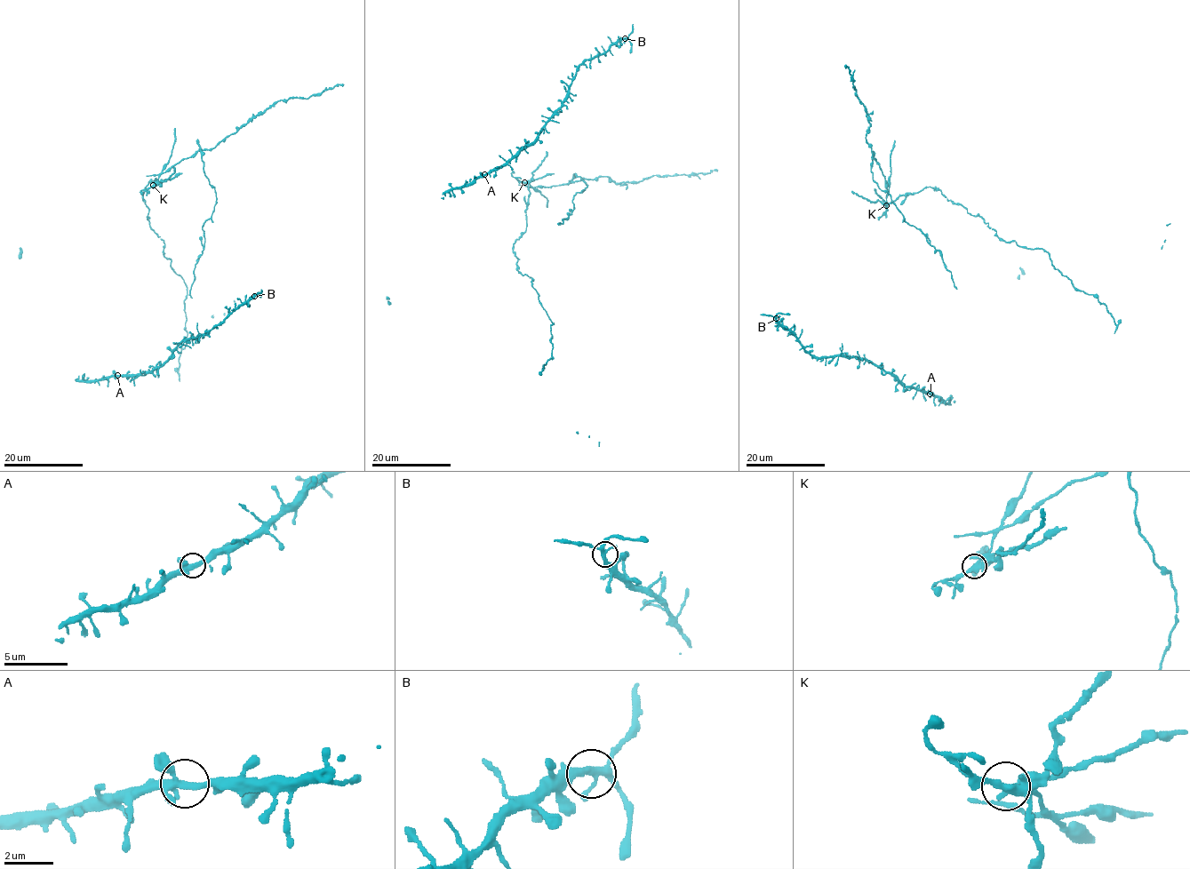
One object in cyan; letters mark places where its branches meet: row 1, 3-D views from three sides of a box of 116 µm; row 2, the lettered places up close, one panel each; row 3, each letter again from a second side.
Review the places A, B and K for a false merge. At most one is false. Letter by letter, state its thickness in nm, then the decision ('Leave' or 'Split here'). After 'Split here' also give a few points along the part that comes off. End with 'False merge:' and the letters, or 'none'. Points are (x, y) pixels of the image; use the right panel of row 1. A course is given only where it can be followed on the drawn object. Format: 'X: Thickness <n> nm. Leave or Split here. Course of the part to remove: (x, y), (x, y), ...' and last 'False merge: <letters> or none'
A: Thickness 320 nm. Leave
B: Thickness 280 nm. Leave
K: Thickness 280 nm. Split here. Course of the part to remove: (886, 205), (885, 179), (874, 159), (873, 179), (888, 193), (905, 219), (917, 227), (939, 252), (956, 289)
False merge: K

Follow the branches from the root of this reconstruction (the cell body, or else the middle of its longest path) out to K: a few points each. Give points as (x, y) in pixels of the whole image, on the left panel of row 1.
K: (202, 159), (200, 147), (190, 157), (182, 158), (168, 168), (153, 186)

